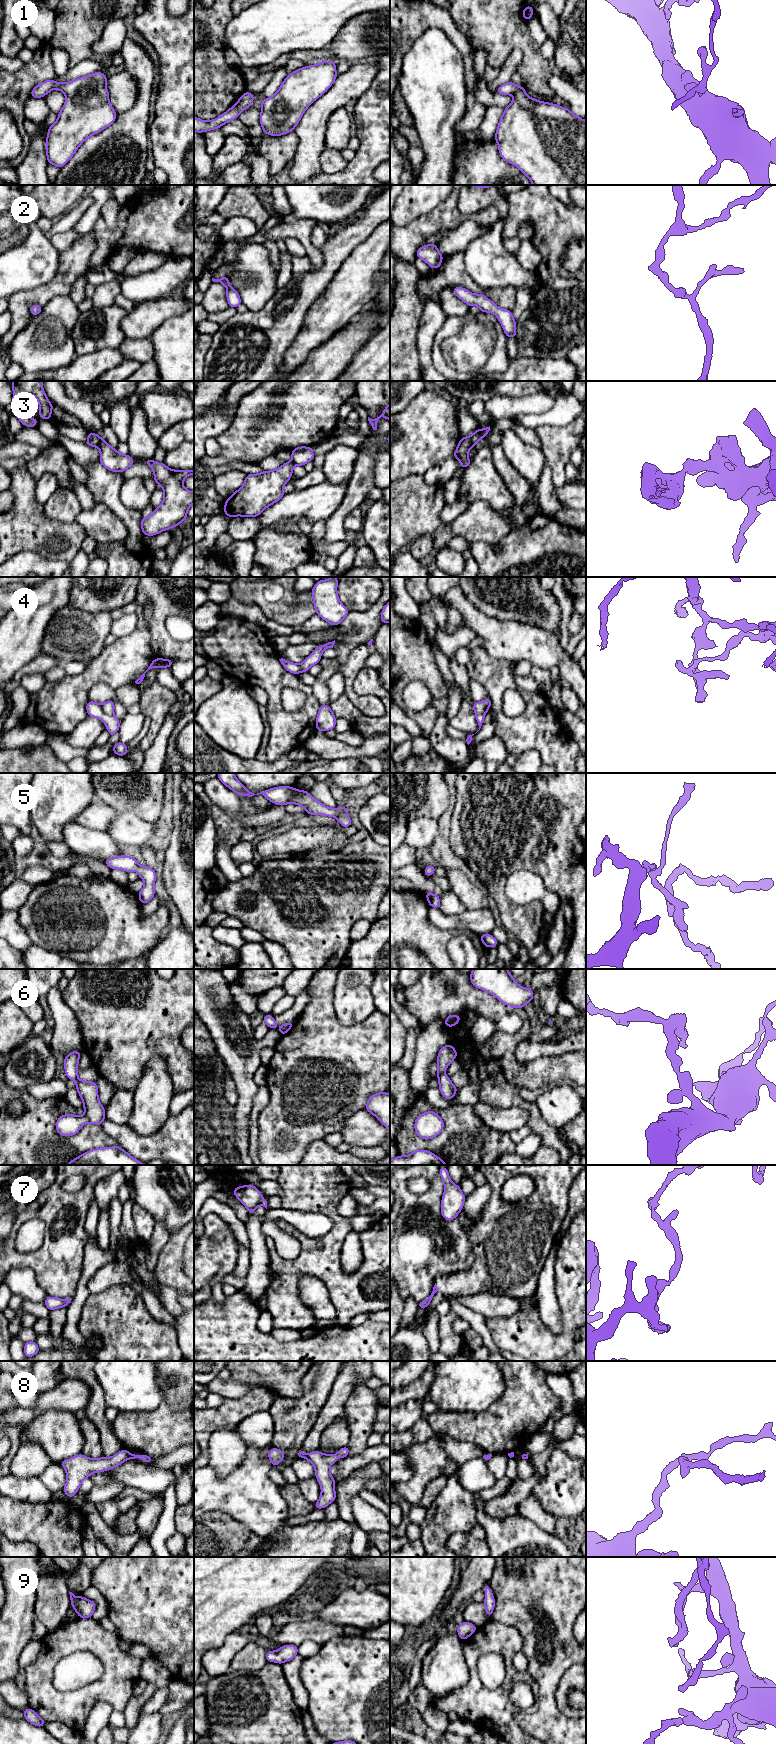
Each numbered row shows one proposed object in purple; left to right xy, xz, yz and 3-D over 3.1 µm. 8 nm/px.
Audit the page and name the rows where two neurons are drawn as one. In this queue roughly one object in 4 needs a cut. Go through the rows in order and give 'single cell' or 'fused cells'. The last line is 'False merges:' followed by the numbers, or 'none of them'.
1: single cell
2: single cell
3: fused cells
4: fused cells
5: single cell
6: single cell
7: single cell
8: single cell
9: single cell
False merges: 3, 4

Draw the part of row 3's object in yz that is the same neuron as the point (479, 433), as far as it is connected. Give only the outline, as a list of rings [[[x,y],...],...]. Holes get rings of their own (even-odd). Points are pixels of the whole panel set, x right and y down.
[[[490,426],[486,427],[484,429],[477,429],[472,435],[471,435],[471,441],[473,447],[476,445],[476,443],[483,437],[487,437],[487,433],[490,431]]]

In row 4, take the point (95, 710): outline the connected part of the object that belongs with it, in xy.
[[[89,700],[86,705],[86,711],[88,713],[88,716],[98,718],[104,722],[110,736],[119,731],[120,722],[118,718],[106,714],[102,709],[101,704]]]

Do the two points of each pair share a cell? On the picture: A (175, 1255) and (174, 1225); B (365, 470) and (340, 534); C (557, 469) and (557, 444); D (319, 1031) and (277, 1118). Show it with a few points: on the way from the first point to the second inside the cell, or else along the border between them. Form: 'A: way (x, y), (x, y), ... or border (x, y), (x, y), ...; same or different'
A: border (183, 1226), (170, 1235); different
B: way (358, 486), (353, 499), (341, 512), (339, 518); same
C: way (557, 463), (557, 450); same
D: way (319, 1053), (297, 1096); same

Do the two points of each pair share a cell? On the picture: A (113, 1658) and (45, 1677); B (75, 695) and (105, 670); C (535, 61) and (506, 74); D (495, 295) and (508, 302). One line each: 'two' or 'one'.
A: one
B: one
C: two
D: one

